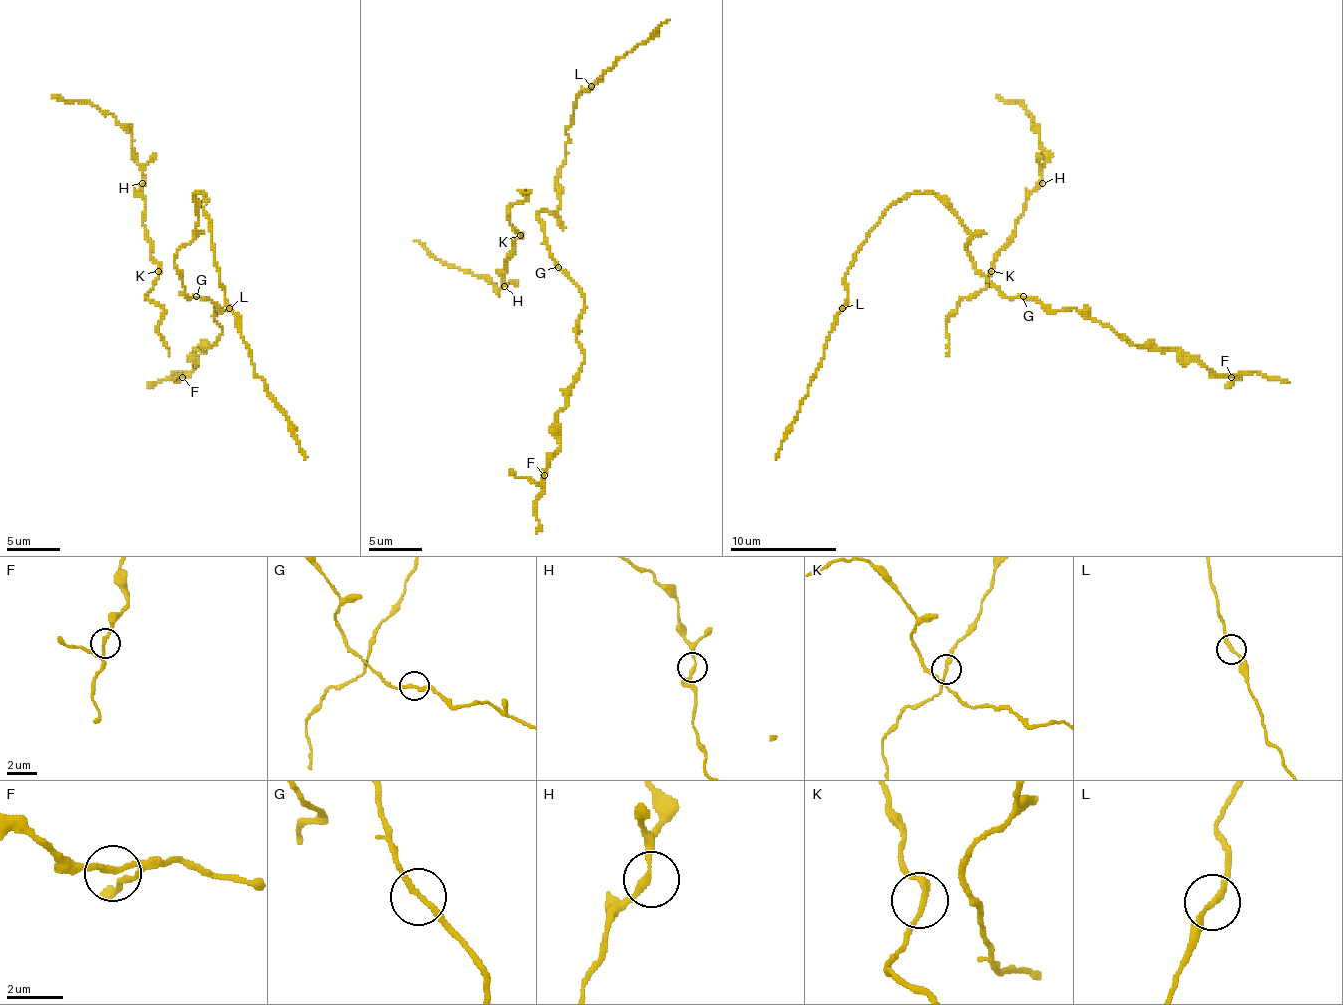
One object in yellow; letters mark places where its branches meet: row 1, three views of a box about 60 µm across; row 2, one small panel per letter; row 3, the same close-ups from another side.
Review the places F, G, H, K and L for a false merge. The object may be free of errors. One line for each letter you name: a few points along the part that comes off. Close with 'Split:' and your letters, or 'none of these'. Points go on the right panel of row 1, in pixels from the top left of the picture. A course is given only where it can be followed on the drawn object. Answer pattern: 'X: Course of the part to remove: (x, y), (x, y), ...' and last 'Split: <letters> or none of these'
Split: none of these

